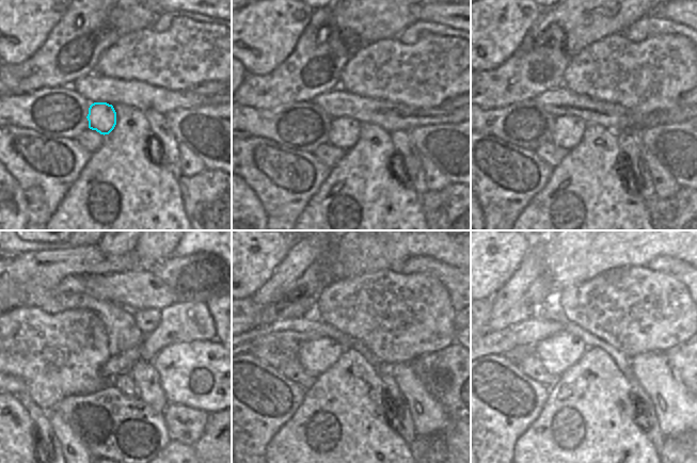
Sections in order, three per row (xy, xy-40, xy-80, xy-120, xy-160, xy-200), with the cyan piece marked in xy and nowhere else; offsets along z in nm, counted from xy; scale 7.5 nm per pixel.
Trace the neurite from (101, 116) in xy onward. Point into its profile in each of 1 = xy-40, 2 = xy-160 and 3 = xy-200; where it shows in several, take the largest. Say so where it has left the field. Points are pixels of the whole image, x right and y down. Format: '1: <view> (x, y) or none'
1: xy-40 (341, 116)
2: xy-160 (317, 355)
3: xy-200 (557, 353)

